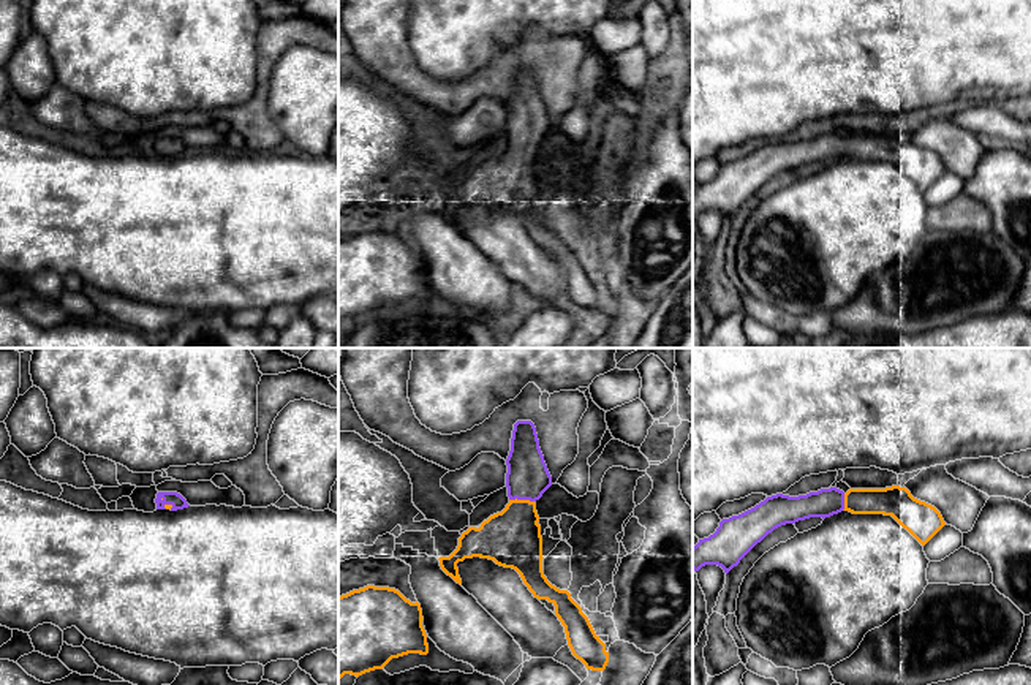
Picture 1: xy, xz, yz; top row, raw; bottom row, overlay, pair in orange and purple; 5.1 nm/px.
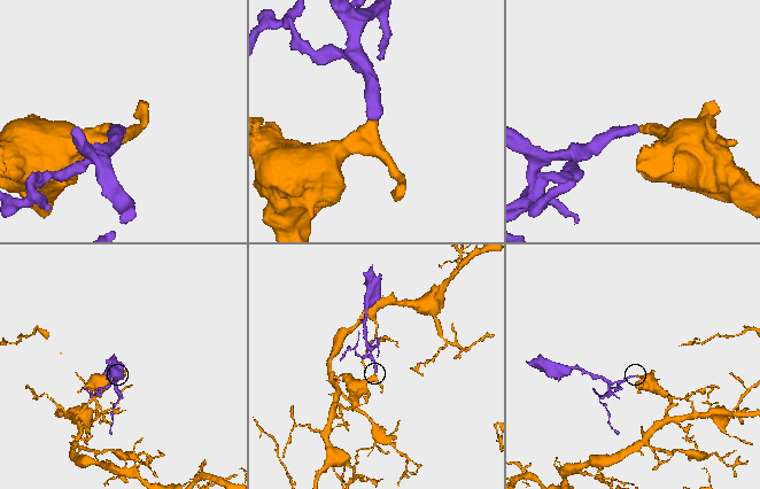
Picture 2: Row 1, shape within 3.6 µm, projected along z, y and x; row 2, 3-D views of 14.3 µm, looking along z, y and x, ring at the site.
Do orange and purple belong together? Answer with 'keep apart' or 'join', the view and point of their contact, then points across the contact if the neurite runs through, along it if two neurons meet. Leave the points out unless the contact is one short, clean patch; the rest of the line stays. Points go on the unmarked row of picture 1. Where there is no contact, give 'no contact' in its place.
join | xz (522, 146) | across xz (511, 184), (521, 162), (522, 146), (527, 124)

